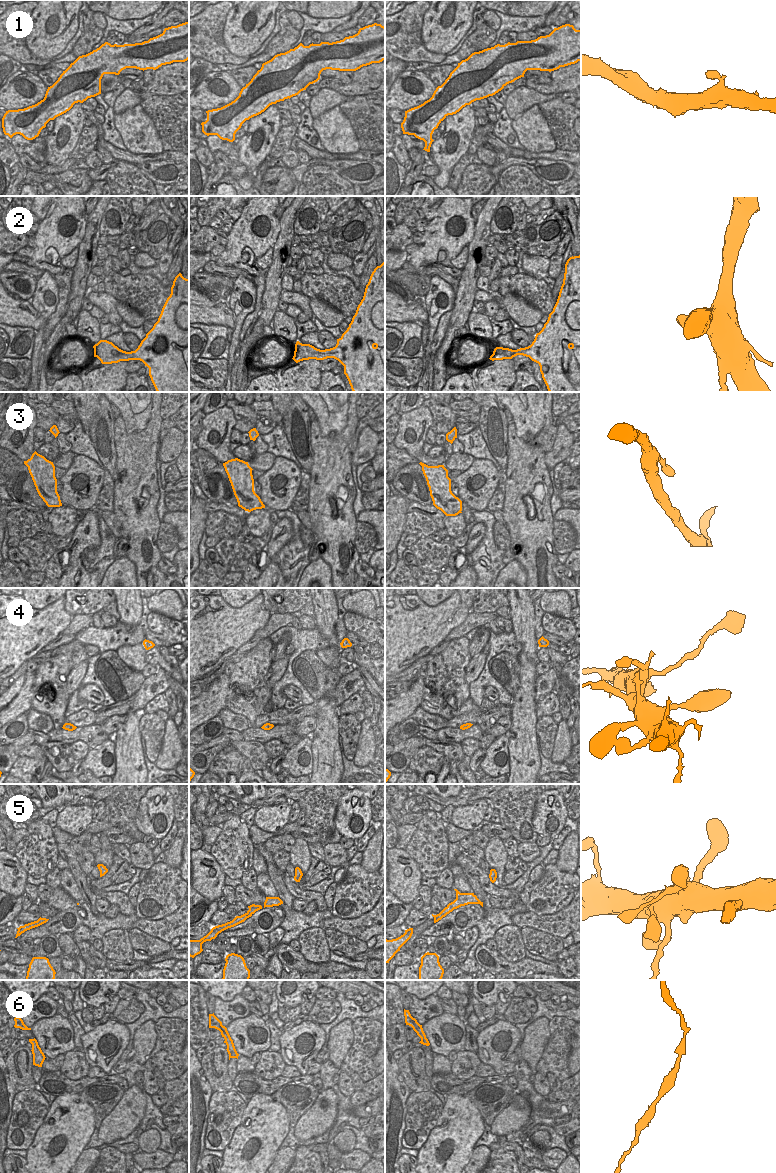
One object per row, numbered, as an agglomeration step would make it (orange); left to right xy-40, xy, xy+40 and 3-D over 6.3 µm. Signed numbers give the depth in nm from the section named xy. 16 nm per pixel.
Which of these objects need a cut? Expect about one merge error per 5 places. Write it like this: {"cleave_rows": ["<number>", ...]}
{"cleave_rows": ["3"]}

